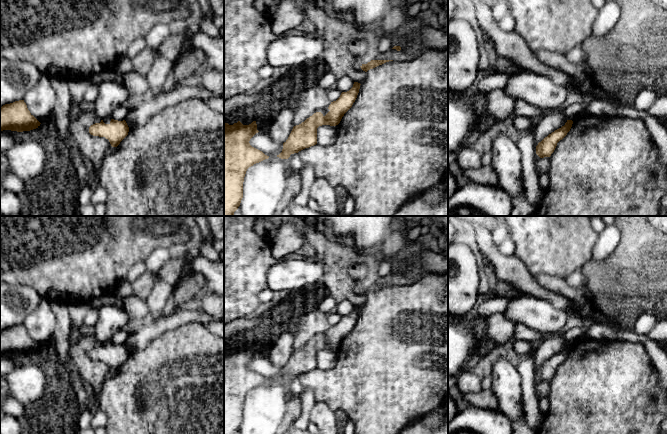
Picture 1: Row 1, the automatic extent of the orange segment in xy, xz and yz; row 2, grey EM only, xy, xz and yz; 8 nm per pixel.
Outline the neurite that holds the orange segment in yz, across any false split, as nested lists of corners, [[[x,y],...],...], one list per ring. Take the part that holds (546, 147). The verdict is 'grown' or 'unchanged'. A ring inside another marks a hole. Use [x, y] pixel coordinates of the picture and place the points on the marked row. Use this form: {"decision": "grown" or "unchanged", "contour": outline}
{"decision": "unchanged", "contour": [[[567,120],[564,126],[555,130],[547,137],[545,137],[541,142],[538,143],[536,146],[536,154],[540,158],[550,157],[551,154],[554,152],[557,143],[562,140],[567,133],[570,131],[572,127],[573,121]]]}

